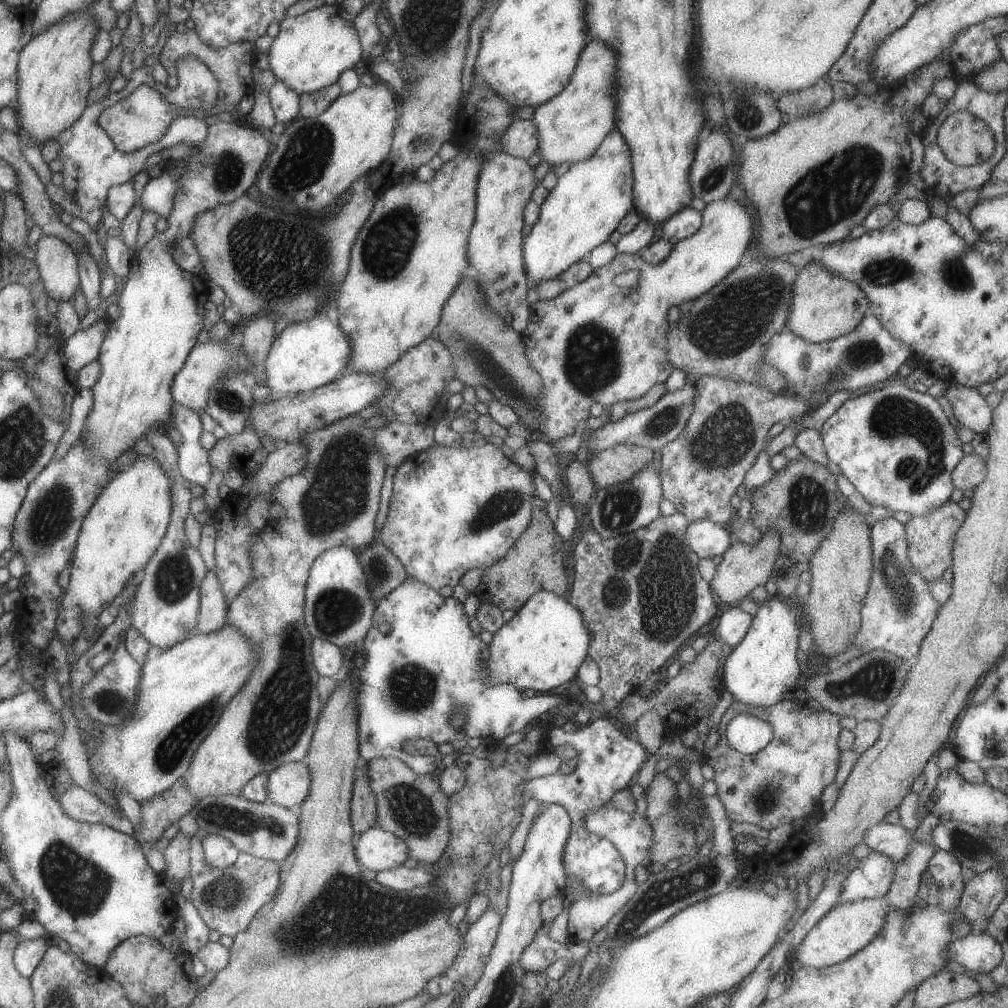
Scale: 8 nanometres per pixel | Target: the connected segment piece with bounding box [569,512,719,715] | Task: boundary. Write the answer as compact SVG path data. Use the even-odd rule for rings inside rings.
M674 513L673 515L660 515L656 520L653 520L648 526L642 527L637 531L616 537L615 539L603 539L592 527L585 534L582 534L580 542L574 548L574 583L572 584L572 592L570 592L570 604L580 612L584 626L588 629L590 640L588 645L588 655L590 655L598 664L600 671L600 681L597 686L602 692L602 699L599 702L604 708L604 715L609 714L610 710L619 708L621 702L637 690L638 686L642 686L650 676L658 673L660 668L668 662L668 658L680 649L680 646L685 643L690 643L692 634L697 635L696 631L716 614L716 598L709 582L704 580L698 571L698 561L701 559L690 547L686 544L685 534L689 520L682 513Z

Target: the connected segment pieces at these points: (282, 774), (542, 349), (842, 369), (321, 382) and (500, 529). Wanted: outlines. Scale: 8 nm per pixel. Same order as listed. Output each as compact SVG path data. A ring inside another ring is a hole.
M304 761L287 762L269 773L269 800L298 810L311 789L311 772Z
M722 199L708 203L705 209L701 212L702 224L700 230L696 231L692 236L686 237L684 240L679 240L673 244L670 254L666 257L666 260L660 262L660 264L647 263L638 253L624 254L618 253L610 264L597 268L590 273L589 277L580 281L572 288L565 290L562 294L559 294L556 298L542 301L539 300L536 304L532 305L530 322L527 324L526 330L520 333L524 344L527 346L527 357L529 358L532 368L538 372L543 380L543 395L541 398L541 430L540 432L548 436L550 442L558 440L566 435L574 435L574 430L578 426L580 420L587 420L590 414L590 408L592 404L602 404L604 408L613 405L620 401L631 401L641 396L644 396L652 386L665 383L668 380L670 374L675 369L672 361L669 359L667 346L668 335L671 327L671 322L668 318L669 308L678 307L682 302L687 300L694 300L702 294L706 294L708 290L712 290L718 282L722 282L722 278L726 278L732 270L738 267L740 260L744 260L744 252L752 240L752 234L756 230L756 222L752 221L752 216L748 214L748 210L744 208L743 204L739 204L737 201ZM626 272L636 272L638 280L636 284L630 284L630 286L618 286L616 284L616 276L620 274L626 274Z
M868 315L849 333L821 343L806 342L801 336L784 329L765 344L763 362L785 376L787 385L782 395L802 397L817 409L838 390L856 390L884 382L894 376L911 356L907 344L894 338L876 317Z
M324 310L314 318L288 323L278 331L263 367L263 384L278 395L297 395L304 391L327 385L342 376L344 372L353 372L347 364L351 355L351 344L339 324L332 322Z
M478 441L471 444L465 442L458 447L445 447L435 442L430 448L419 452L413 459L407 460L396 469L396 473L393 476L393 493L390 497L389 513L386 516L383 528L378 532L377 540L400 560L408 577L415 578L437 591L444 586L454 588L468 570L480 568L480 570L484 571L495 562L498 562L503 556L506 556L506 553L530 526L533 509L532 499L534 496L537 496L533 474L534 470L518 466L518 464L515 464L513 460L502 453L500 447L490 442Z

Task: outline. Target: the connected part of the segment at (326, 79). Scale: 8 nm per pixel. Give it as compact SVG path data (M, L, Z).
M326 4L300 16L287 16L283 21L279 21L280 32L276 38L273 38L272 46L268 52L268 64L270 64L275 78L293 88L299 95L316 92L334 84L342 72L354 67L363 56L363 46L354 19L355 16L352 16L341 4Z

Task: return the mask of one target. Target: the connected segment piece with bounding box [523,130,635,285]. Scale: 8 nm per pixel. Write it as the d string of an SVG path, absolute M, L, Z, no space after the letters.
M618 130L610 132L589 159L562 163L551 171L557 174L557 184L539 206L538 222L523 240L527 277L536 285L586 260L590 252L608 241L622 218L635 210L631 150Z

